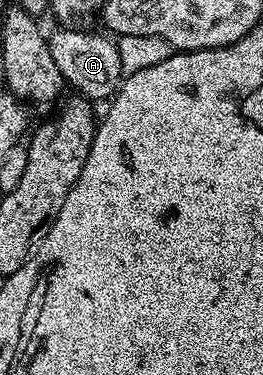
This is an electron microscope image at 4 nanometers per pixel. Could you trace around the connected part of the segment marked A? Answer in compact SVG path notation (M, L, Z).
M64 26L58 27L56 30L58 32L50 31L47 39L51 58L55 58L55 66L59 66L59 74L65 80L66 85L70 89L73 87L74 93L84 96L90 102L105 99L108 101L116 93L123 79L116 43L108 35L105 37L100 36L97 32L89 32L93 30Z

